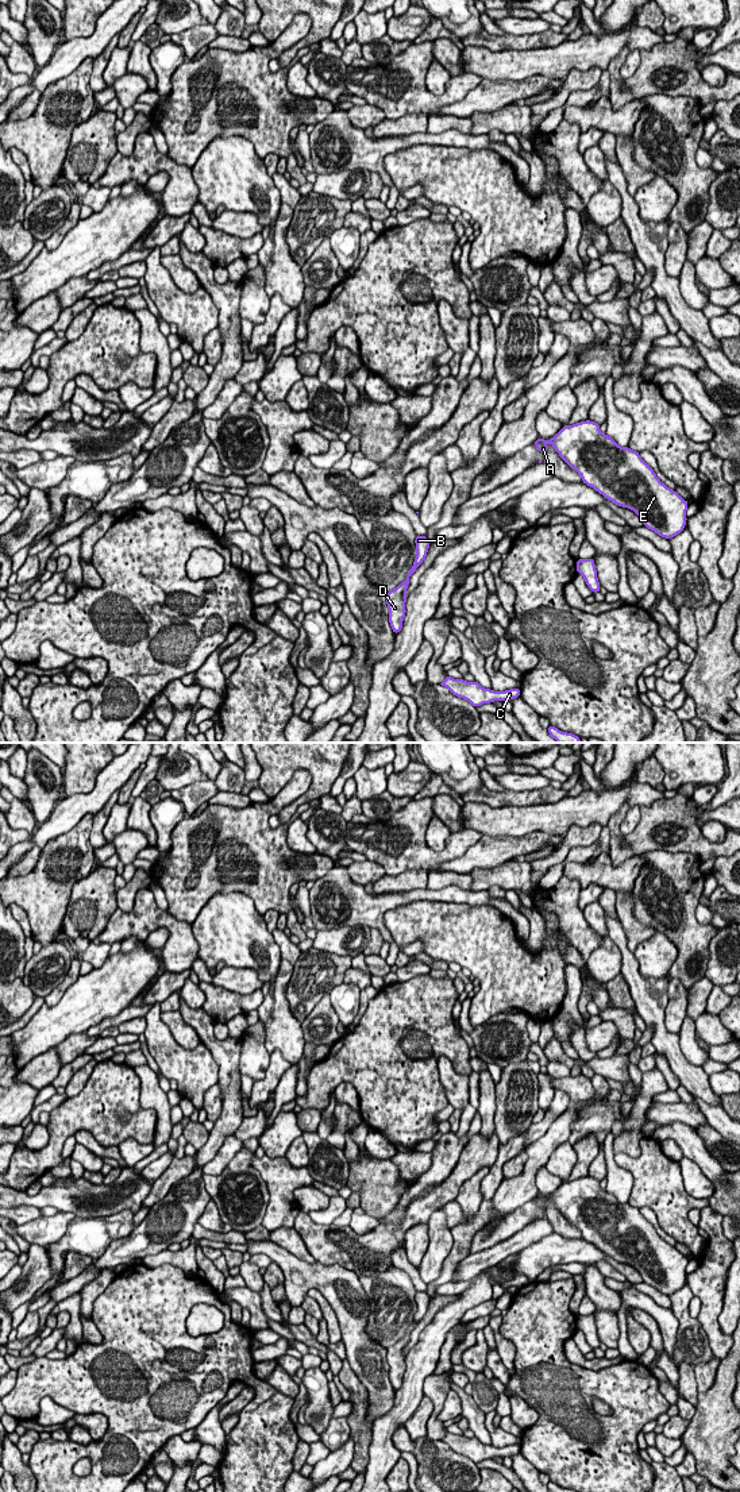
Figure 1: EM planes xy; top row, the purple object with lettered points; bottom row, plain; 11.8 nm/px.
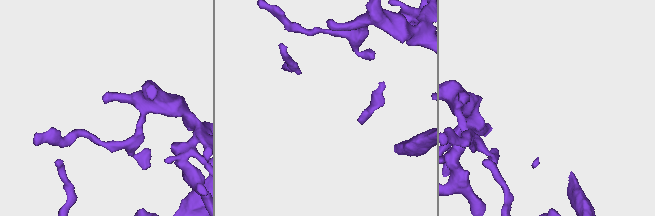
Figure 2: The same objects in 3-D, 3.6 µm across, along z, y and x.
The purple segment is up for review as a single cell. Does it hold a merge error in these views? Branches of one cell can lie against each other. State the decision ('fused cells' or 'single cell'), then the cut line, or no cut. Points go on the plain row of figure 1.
single cell; no cut

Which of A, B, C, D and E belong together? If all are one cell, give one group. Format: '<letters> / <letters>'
A B C D E

